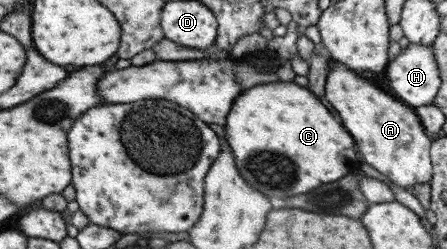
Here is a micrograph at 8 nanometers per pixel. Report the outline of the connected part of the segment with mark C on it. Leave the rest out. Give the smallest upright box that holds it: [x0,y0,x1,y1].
[226,80,357,199]

